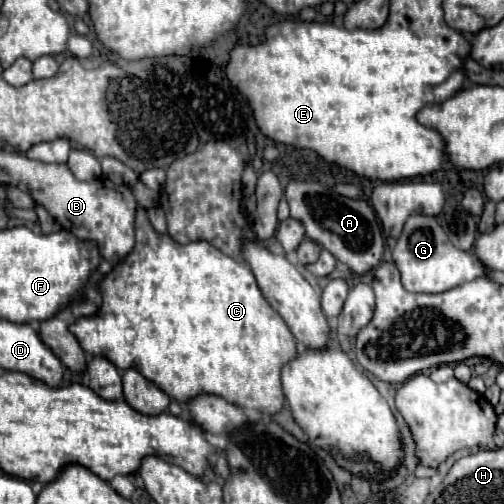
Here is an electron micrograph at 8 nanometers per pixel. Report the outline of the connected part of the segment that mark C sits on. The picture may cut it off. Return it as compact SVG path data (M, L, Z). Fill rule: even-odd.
M142 207L136 211L134 225L136 245L132 253L100 283L104 297L102 309L94 317L82 317L70 327L82 349L90 355L110 359L120 371L140 371L180 403L208 393L268 415L282 411L286 399L280 387L280 369L298 355L298 345L286 321L262 295L254 273L208 241L180 245L168 235L158 235Z

